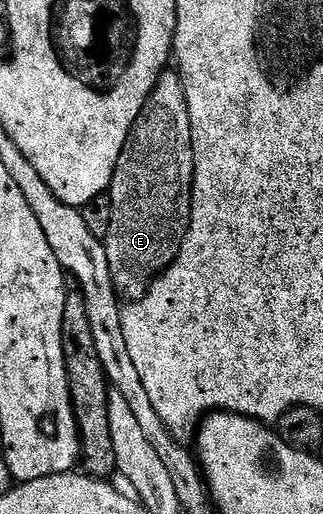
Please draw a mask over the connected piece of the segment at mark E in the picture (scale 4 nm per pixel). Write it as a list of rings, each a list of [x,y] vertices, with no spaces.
[[[168,68],[157,80],[149,100],[145,100],[145,108],[137,116],[129,136],[125,140],[125,148],[117,160],[117,168],[113,172],[111,181],[110,195],[113,204],[113,216],[109,220],[109,232],[102,238],[102,244],[109,260],[109,272],[115,285],[115,289],[123,300],[134,300],[142,297],[147,292],[148,286],[163,273],[167,267],[173,264],[175,257],[179,255],[179,249],[183,246],[183,241],[187,235],[187,230],[191,226],[191,185],[195,179],[195,157],[193,156],[193,140],[191,139],[191,125],[189,124],[189,104],[185,100],[185,88],[183,81],[180,80],[178,73],[174,69]]]

